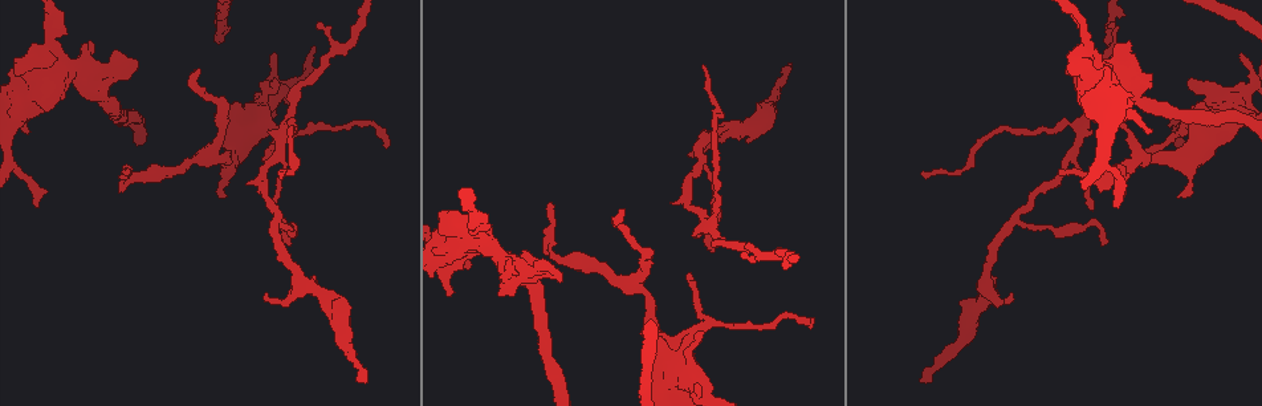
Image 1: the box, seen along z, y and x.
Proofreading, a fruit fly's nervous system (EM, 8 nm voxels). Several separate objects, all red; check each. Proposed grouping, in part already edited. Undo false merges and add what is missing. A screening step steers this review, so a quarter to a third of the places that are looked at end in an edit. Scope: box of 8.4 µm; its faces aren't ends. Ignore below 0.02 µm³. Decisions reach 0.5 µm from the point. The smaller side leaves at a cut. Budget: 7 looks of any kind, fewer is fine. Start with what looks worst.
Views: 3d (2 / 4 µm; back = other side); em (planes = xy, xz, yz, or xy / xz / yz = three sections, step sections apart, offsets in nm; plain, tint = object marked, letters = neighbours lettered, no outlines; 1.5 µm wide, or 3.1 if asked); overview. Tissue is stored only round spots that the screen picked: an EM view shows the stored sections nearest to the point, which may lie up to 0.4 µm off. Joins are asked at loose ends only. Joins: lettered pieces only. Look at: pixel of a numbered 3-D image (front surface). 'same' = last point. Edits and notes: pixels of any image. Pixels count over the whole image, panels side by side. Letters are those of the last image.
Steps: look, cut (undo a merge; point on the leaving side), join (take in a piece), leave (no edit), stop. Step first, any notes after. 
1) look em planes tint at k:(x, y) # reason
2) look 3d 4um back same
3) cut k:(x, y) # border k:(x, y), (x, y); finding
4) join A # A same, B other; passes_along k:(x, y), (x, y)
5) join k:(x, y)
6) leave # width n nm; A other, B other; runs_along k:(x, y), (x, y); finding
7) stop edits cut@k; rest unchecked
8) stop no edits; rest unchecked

look em planes letters at 1:(361, 380) # branch stops here

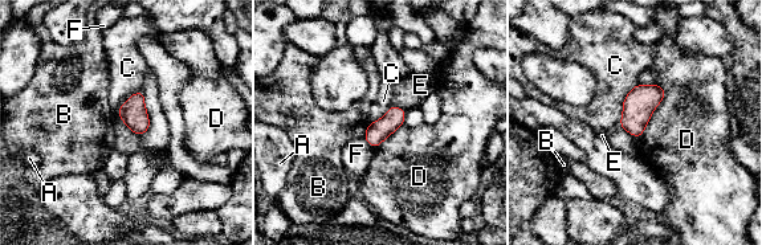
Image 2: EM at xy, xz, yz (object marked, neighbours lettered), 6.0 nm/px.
join E # width 130 nm; A other, B other, C other, D other, E same, F other; the cell continues

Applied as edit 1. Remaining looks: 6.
look 3d 2um at 1:(700, 334) # branch stops here

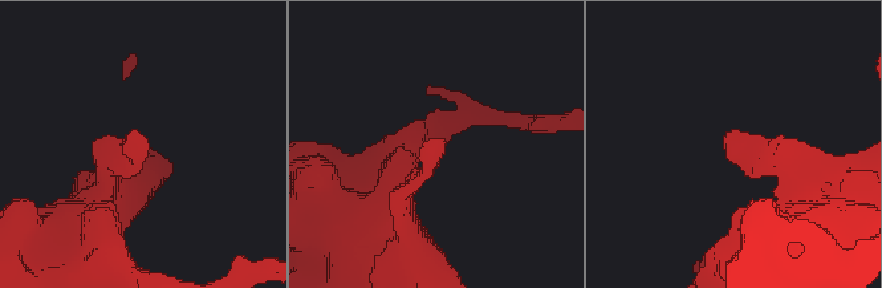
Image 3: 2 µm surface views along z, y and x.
look em planes letters at 3:(735, 132) # now the EM

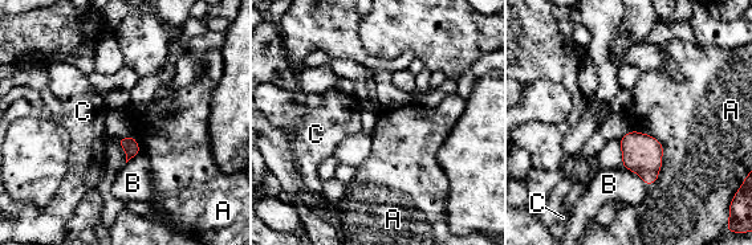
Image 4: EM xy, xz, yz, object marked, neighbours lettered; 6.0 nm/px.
leave # A other, B other, C other; none of them fits

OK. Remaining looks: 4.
stop edits join@2; rest unchecked

